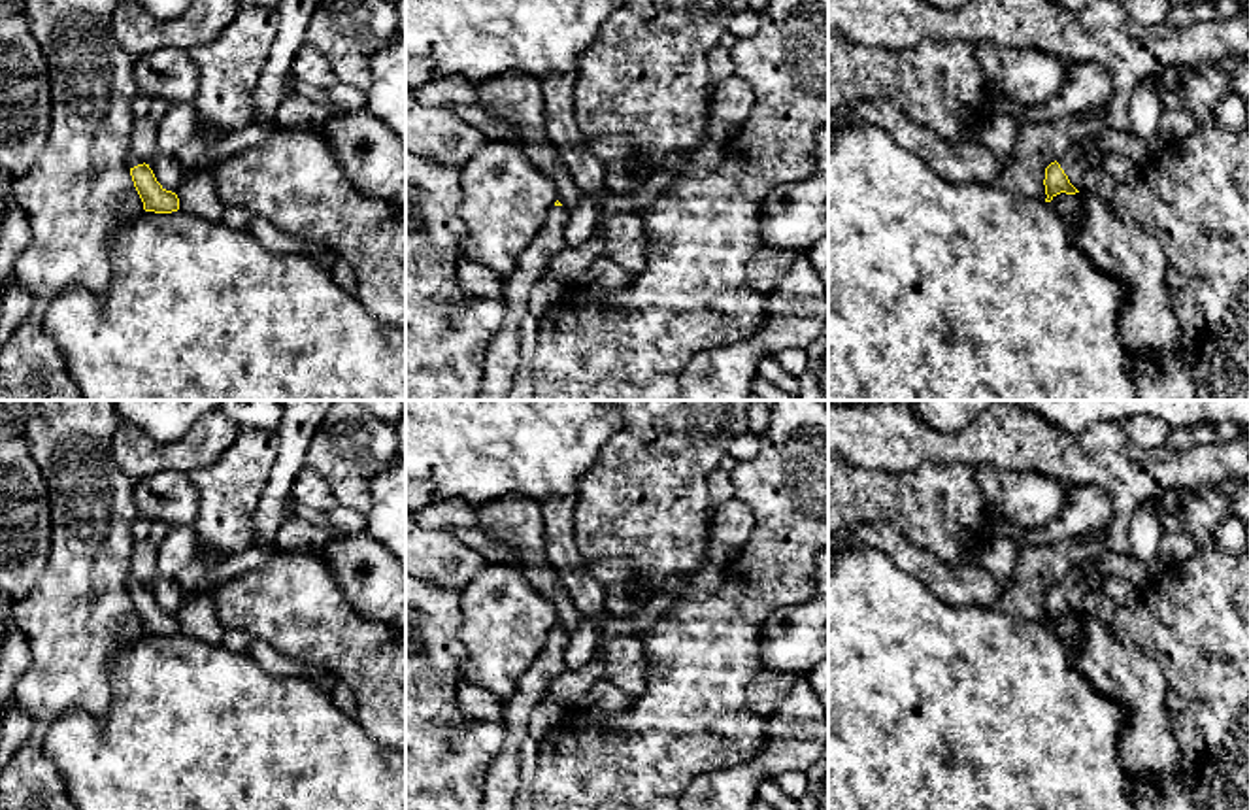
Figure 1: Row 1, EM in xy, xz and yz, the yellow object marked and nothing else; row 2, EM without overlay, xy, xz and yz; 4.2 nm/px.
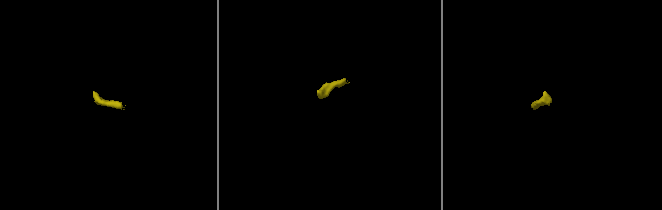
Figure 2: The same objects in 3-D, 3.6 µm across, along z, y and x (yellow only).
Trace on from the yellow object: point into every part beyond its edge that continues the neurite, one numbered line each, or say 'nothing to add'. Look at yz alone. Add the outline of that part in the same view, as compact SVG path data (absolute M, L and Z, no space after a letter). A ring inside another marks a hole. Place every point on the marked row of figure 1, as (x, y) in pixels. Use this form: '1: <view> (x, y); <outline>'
1: yz (1083, 155); M1089 136L1057 157L1057 162L1068 176L1070 183L1079 191L1089 170L1102 166L1104 151L1096 145L1098 136Z

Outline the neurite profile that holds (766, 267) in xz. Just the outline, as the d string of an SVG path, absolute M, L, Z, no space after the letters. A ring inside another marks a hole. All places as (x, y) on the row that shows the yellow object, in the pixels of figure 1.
M762 247L745 266L747 285L762 295L770 293L796 261L796 255Z

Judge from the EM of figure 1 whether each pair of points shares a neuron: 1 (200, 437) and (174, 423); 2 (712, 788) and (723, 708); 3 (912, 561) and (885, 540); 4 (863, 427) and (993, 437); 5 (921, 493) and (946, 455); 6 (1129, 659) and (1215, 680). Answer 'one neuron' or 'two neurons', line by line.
1: two neurons
2: two neurons
3: one neuron
4: one neuron
5: two neurons
6: two neurons

